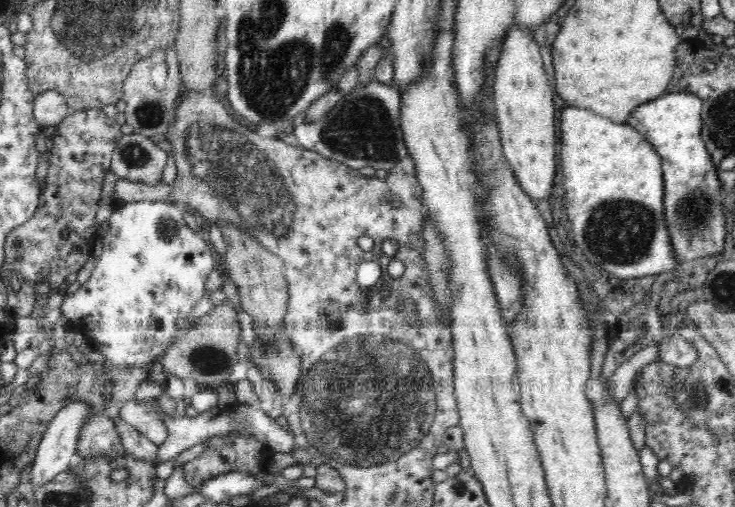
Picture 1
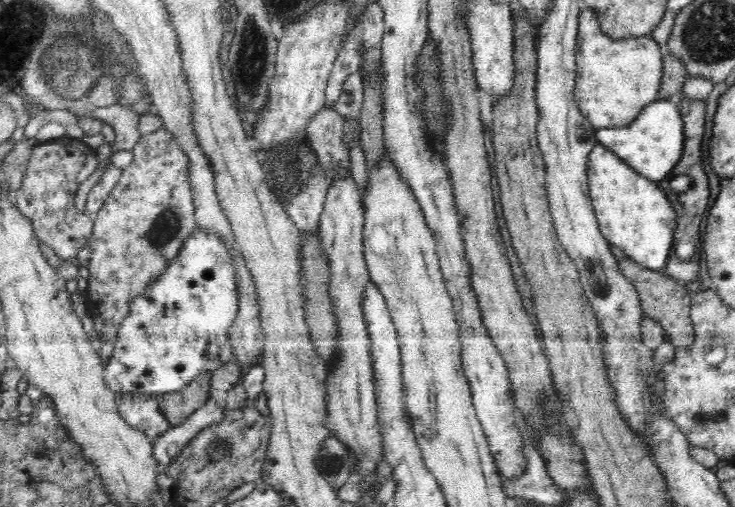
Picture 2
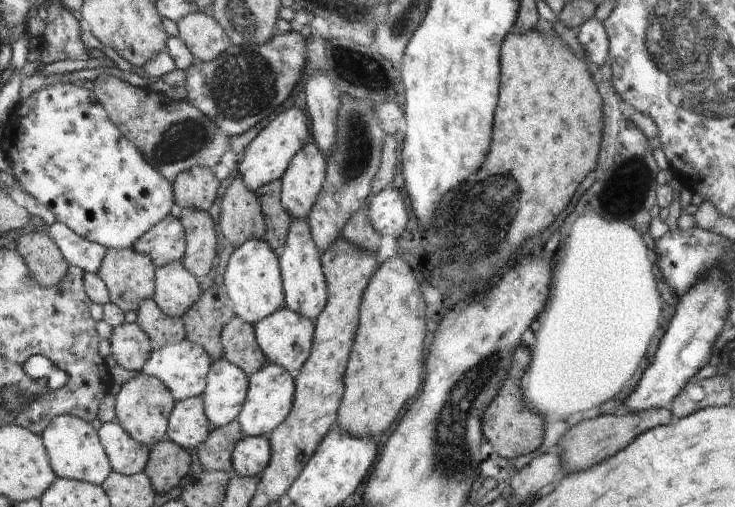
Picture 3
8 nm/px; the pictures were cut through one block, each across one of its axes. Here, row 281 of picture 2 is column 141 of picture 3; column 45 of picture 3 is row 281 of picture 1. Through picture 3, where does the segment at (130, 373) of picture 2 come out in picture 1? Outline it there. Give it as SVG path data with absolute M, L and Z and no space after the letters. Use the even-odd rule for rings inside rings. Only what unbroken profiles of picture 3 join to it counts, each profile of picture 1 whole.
M142 199L120 203L105 223L101 239L103 252L95 261L91 276L75 293L65 295L61 314L73 323L73 329L90 335L95 348L116 367L135 364L151 367L188 330L184 324L192 308L206 296L204 282L208 274L218 268L216 256L200 231L194 232L187 226L183 211L166 201Z

